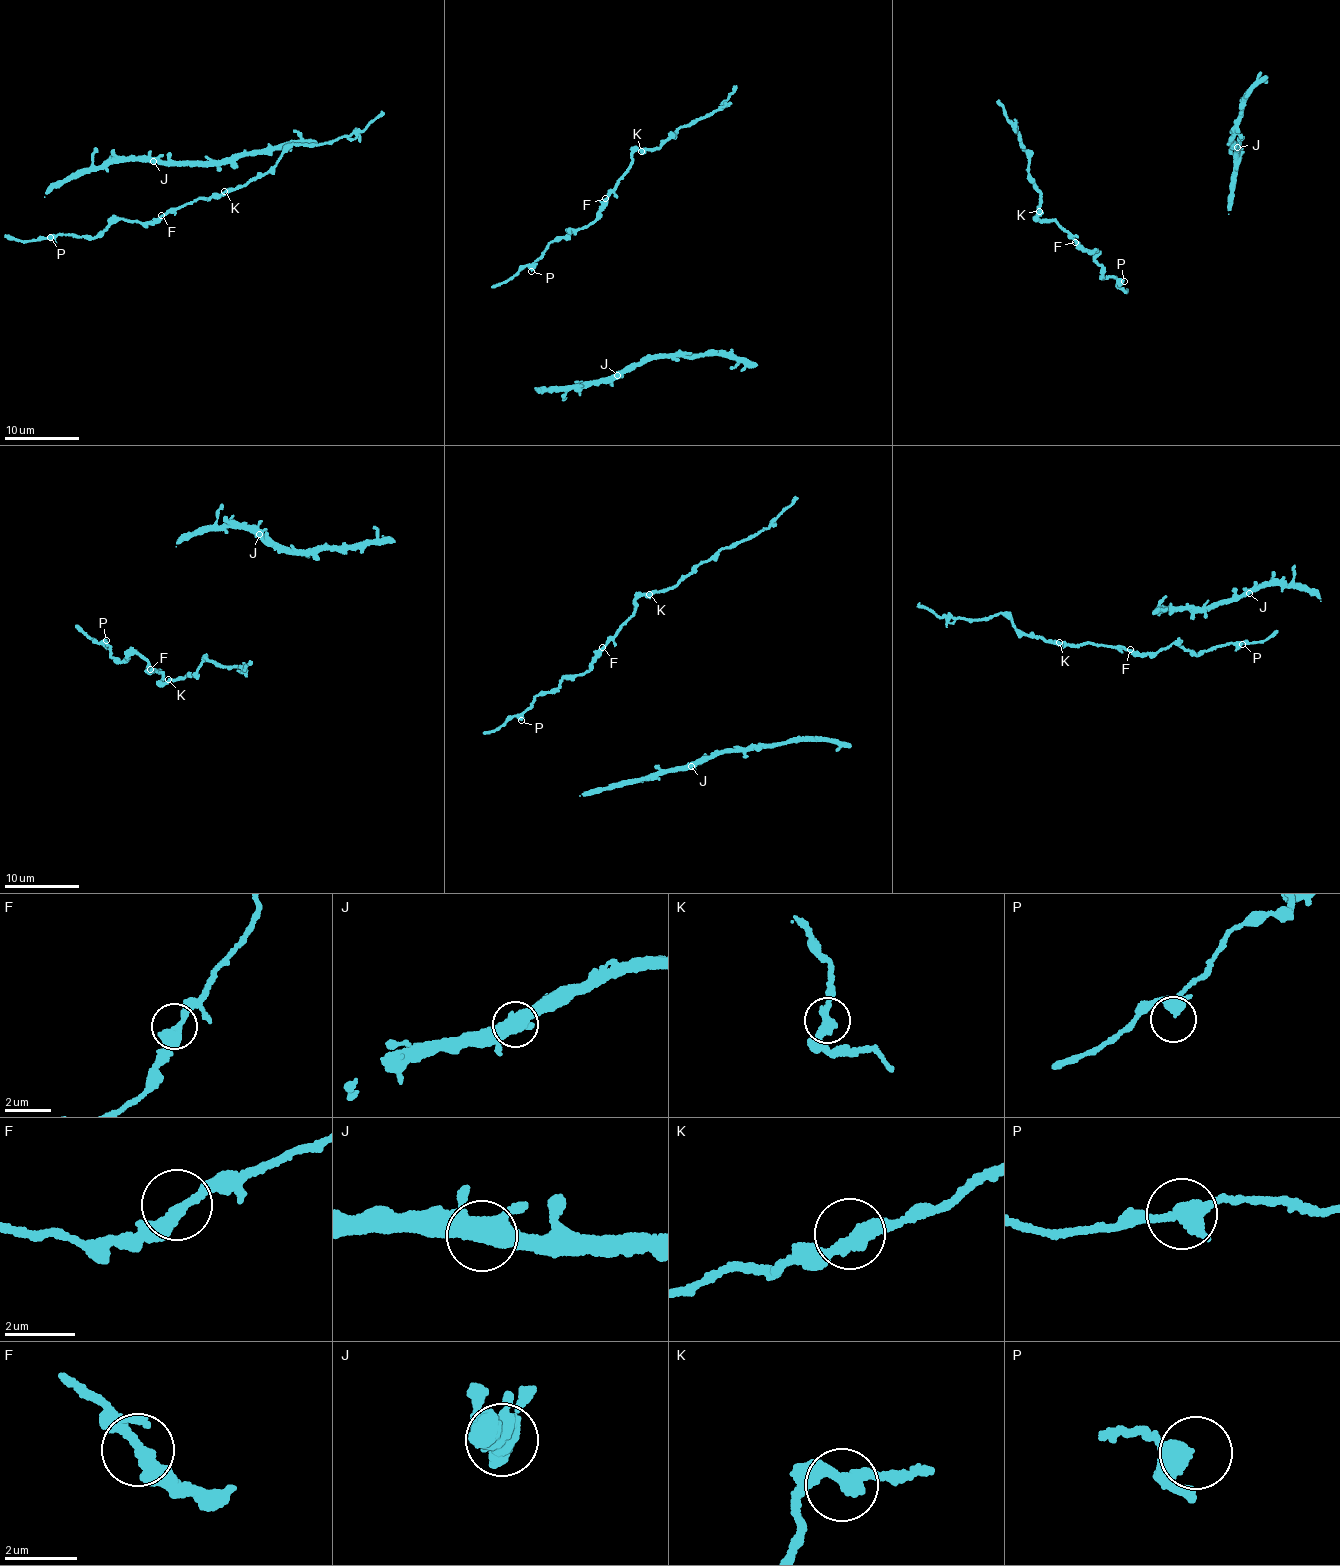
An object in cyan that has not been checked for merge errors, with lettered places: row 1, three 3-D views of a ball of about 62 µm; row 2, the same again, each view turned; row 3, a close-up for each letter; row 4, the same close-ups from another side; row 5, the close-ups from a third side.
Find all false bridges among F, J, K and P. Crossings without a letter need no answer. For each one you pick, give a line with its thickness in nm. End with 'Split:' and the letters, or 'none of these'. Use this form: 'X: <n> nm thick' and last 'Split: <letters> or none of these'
Split: none of these

